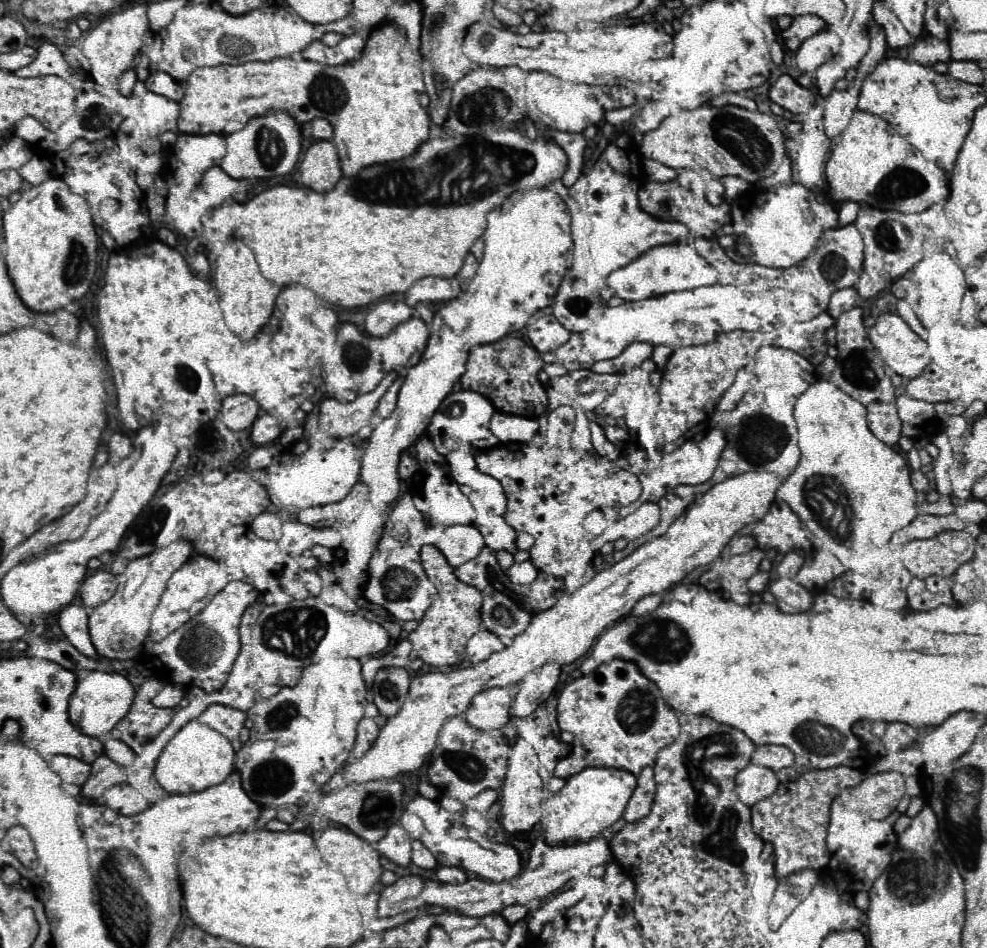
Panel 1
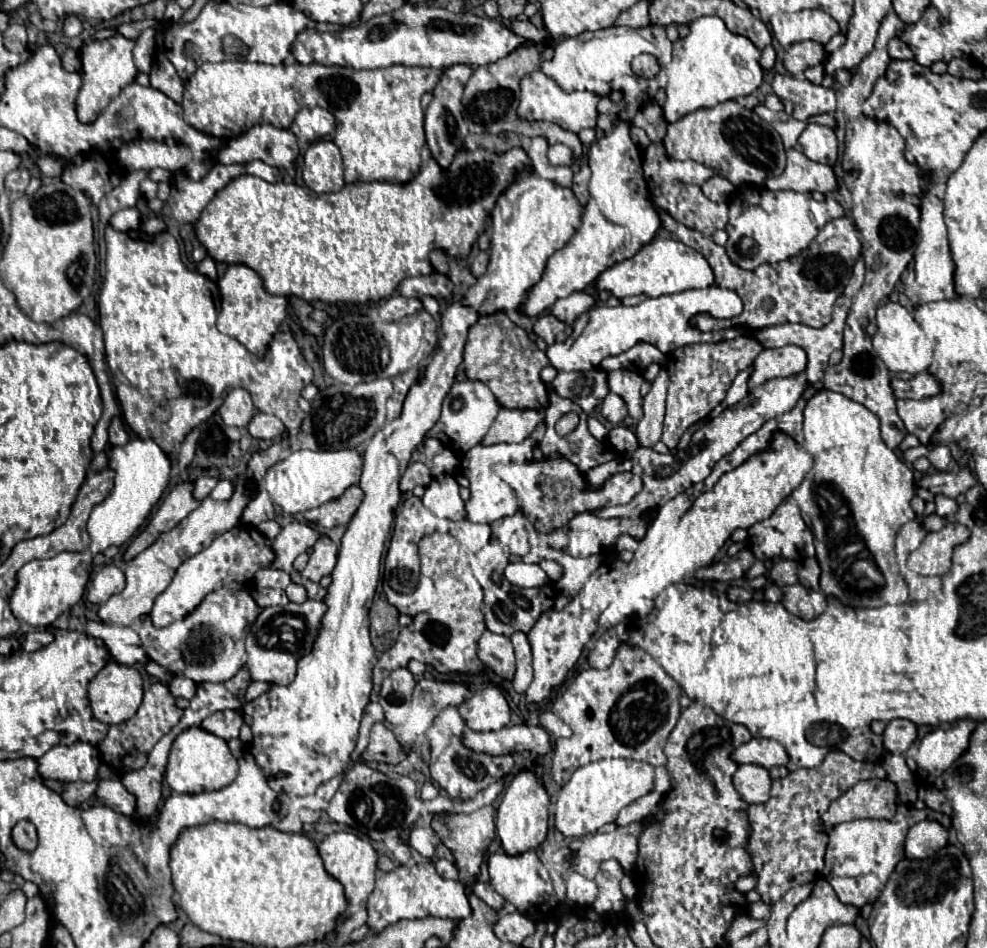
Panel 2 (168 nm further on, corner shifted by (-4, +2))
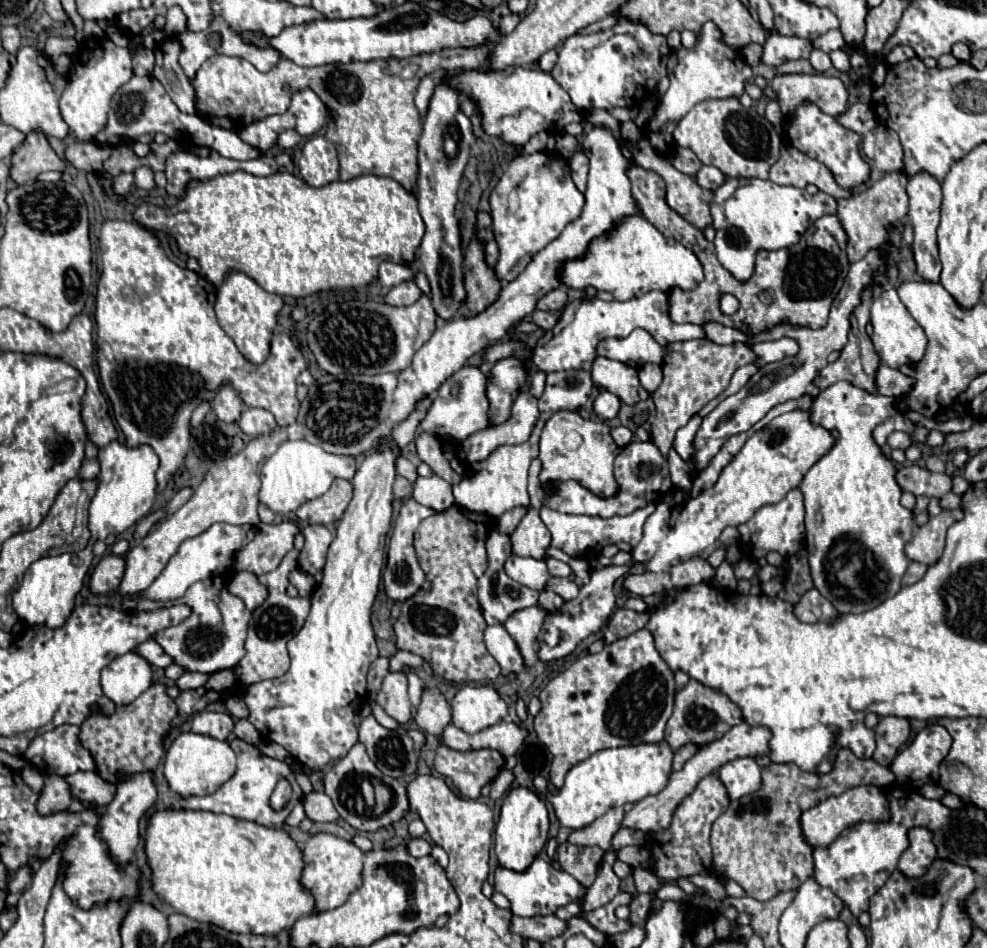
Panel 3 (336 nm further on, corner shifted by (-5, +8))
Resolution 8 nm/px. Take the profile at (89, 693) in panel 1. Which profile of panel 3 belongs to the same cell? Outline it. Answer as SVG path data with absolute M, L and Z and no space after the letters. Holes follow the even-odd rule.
M126 653L102 669L102 691L114 705L130 705L152 683L152 667L140 655Z

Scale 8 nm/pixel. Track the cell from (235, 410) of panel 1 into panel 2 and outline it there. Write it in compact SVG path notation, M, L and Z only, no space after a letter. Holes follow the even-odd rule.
M231 389L219 407L219 415L223 423L233 427L247 427L253 413L255 407L245 389Z

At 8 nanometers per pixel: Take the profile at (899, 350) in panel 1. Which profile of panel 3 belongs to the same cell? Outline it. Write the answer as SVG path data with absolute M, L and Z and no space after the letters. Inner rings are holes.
M888 289L882 291L874 303L872 303L872 311L870 311L870 321L874 325L874 335L872 335L872 343L876 353L880 355L880 359L888 365L898 369L900 365L916 365L924 353L926 353L926 345L928 339L924 335L924 329L916 323L916 319L908 313L908 309L904 307L904 303L900 301L896 289Z

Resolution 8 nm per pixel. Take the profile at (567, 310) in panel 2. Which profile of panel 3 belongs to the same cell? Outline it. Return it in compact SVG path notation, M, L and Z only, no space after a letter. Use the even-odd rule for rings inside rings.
M564 285L550 291L548 295L544 295L538 301L538 309L542 309L542 311L562 311L568 303L568 293L566 291L568 291L568 287L564 287Z

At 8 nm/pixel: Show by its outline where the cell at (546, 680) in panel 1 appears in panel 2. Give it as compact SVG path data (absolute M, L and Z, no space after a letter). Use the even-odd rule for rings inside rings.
M609 583L603 587L585 587L577 597L579 601L577 607L565 607L563 611L547 611L539 617L539 621L535 621L533 629L527 633L533 649L533 669L535 669L535 679L525 693L527 701L533 701L533 703L543 701L549 695L549 691L565 679L567 671L577 663L583 647L595 633L595 623L601 611L611 603L615 593L617 593L615 583Z

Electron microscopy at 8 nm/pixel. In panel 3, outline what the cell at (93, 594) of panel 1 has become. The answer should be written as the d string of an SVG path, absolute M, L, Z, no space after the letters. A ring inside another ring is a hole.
M114 553L104 555L90 575L90 591L94 595L116 591L124 577L124 565L124 557L118 557Z

